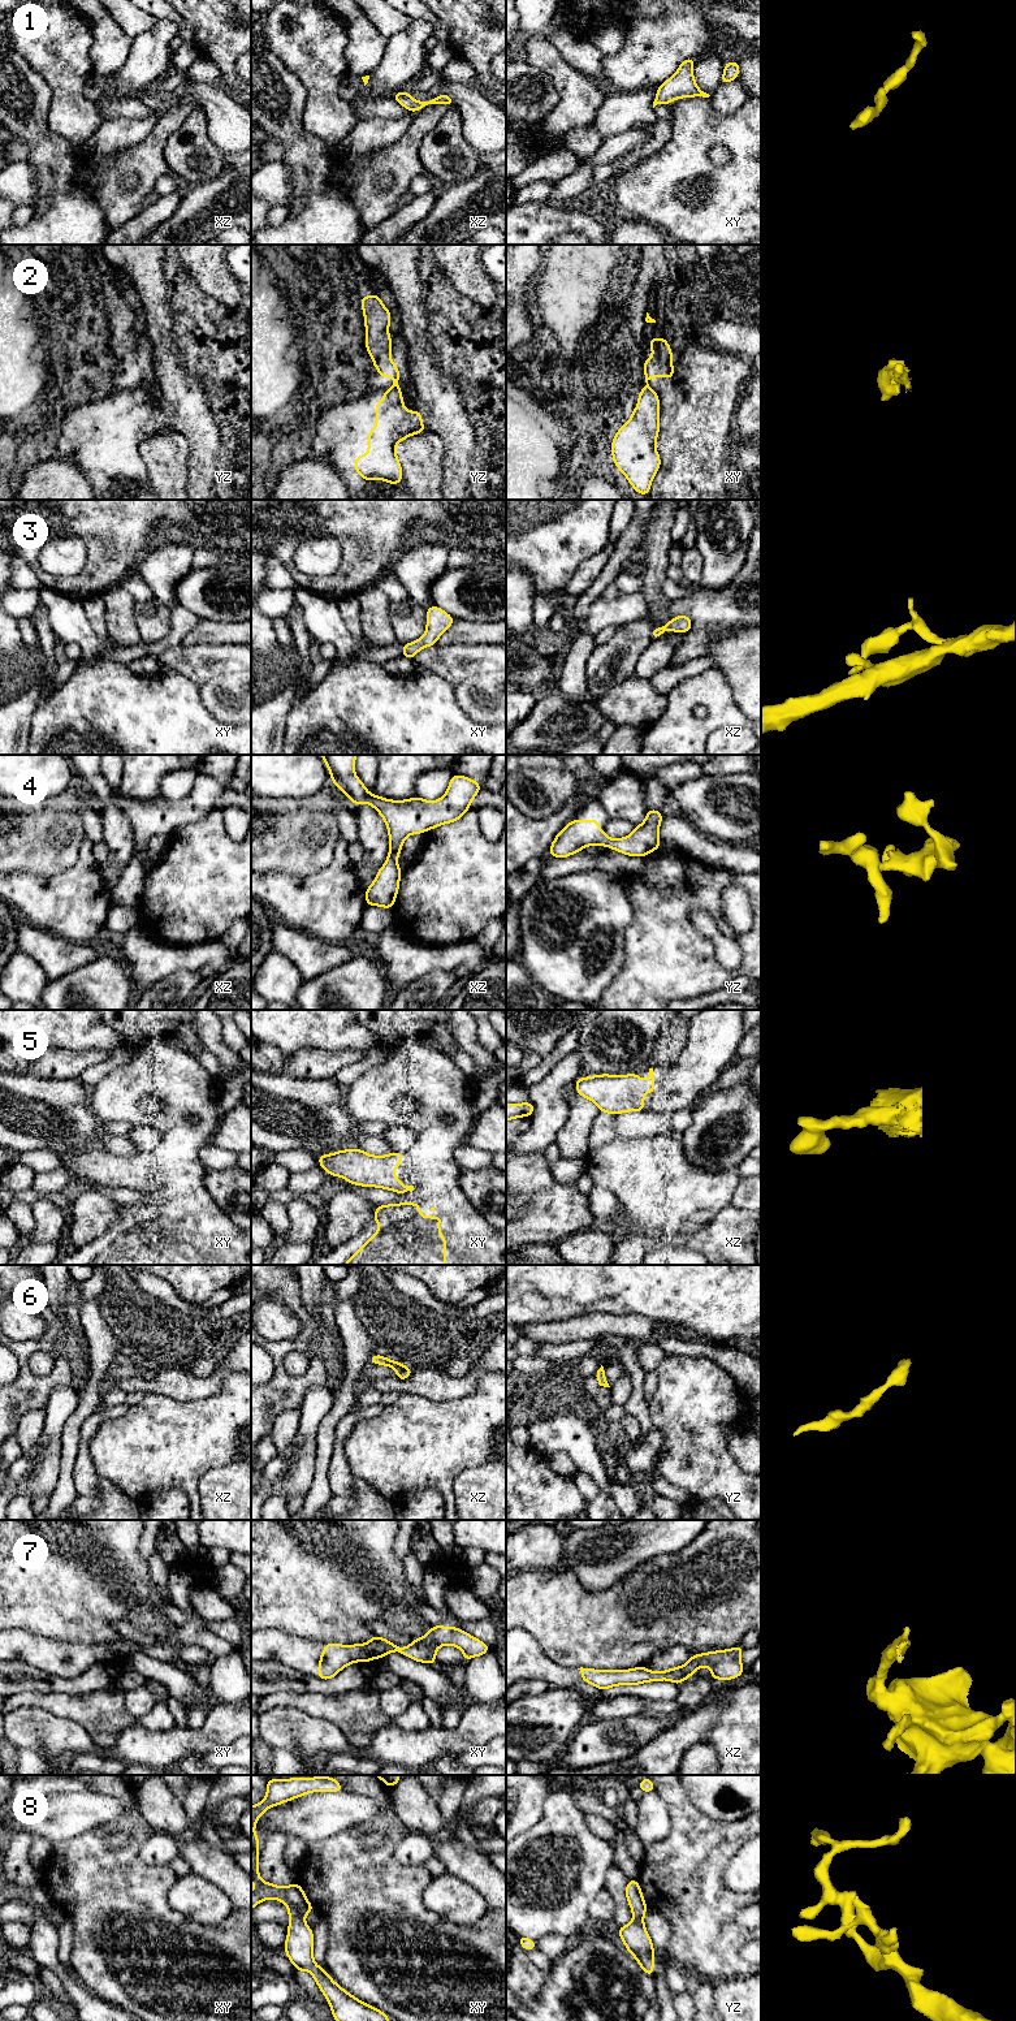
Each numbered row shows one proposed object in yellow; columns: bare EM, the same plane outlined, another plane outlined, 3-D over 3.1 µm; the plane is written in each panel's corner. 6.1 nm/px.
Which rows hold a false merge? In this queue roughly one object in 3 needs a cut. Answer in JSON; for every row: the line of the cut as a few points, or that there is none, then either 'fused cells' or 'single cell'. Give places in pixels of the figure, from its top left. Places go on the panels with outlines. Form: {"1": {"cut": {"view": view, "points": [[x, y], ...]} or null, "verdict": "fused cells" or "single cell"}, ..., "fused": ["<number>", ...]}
{"1": {"cut": null, "verdict": "single cell"}, "2": {"cut": {"view": "yz", "points": [[397, 385], [392, 388]]}, "verdict": "fused cells"}, "3": {"cut": null, "verdict": "single cell"}, "4": {"cut": null, "verdict": "single cell"}, "5": {"cut": null, "verdict": "single cell"}, "6": {"cut": null, "verdict": "single cell"}, "7": {"cut": null, "verdict": "single cell"}, "8": {"cut": null, "verdict": "single cell"}, "fused": ["2"]}

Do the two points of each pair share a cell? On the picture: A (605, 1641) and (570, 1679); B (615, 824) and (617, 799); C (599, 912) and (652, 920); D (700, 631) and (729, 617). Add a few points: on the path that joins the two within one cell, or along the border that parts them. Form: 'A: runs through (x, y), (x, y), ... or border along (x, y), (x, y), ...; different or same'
A: border along (548, 1657), (558, 1665), (576, 1668); different
B: border along (609, 819), (625, 819), (634, 827); different
C: border along (622, 889), (632, 907), (625, 948); different
D: runs through (707, 625), (714, 617), (722, 617); same

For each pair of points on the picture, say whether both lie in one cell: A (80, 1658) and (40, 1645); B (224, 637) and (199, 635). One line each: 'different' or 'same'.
A: same
B: same

